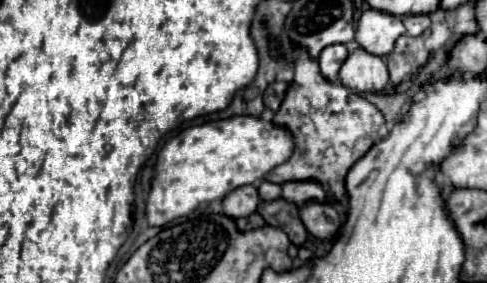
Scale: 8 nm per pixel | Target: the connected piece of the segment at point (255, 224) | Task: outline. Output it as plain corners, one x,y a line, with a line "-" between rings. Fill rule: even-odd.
253,212
251,216
247,216
247,218
241,218
241,220
237,220
239,222
239,226
243,228
243,230
255,230
255,228
261,228
265,222
263,222
263,218
257,214
257,212

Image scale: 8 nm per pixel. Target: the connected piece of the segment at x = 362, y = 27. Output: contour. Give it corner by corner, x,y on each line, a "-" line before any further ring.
369,8
361,14
355,40
367,52
377,54
377,56
385,56
393,50
393,44
401,34
405,34
405,26
401,22
401,16
391,16
387,12
379,12
379,10

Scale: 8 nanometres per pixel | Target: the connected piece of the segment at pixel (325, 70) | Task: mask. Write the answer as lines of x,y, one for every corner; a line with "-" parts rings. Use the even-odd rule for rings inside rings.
333,44
333,46
323,48
323,52
319,54
319,66
321,66
321,74
325,80
329,80
329,82
337,80
339,68
345,62
347,54
349,54
349,50
345,44

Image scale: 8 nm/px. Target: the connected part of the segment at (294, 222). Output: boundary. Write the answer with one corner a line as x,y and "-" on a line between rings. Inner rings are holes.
277,198
273,202
261,202
257,212
265,218
267,224
279,226
287,232
293,244
303,244
307,238
307,230
303,228
303,222
299,220
299,208
283,198

